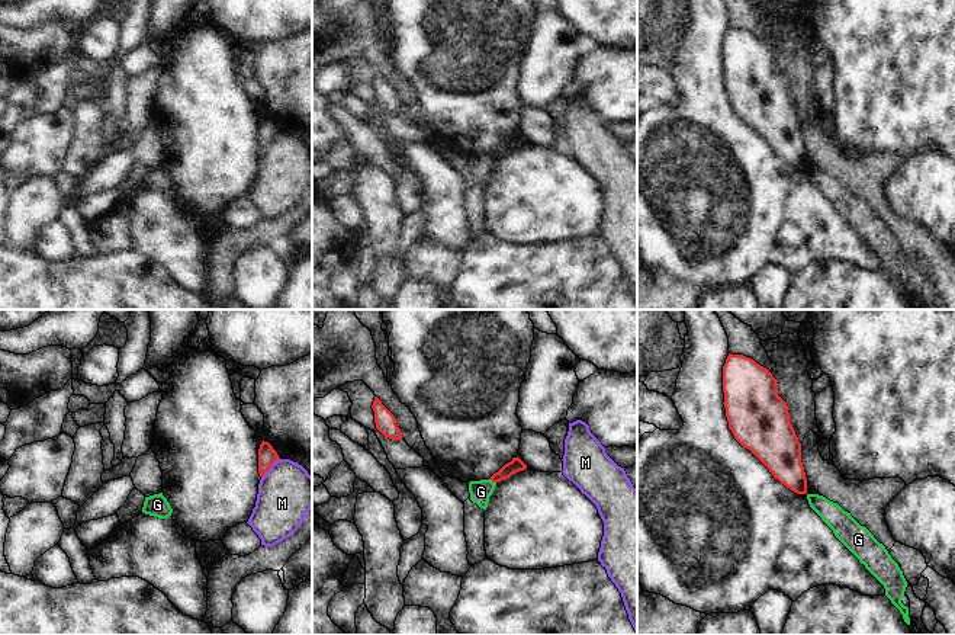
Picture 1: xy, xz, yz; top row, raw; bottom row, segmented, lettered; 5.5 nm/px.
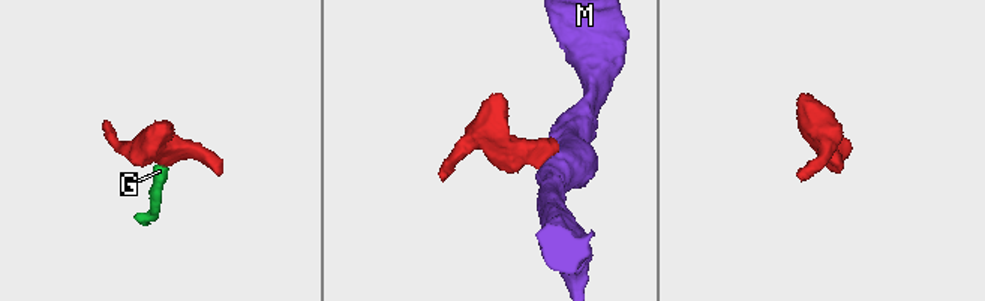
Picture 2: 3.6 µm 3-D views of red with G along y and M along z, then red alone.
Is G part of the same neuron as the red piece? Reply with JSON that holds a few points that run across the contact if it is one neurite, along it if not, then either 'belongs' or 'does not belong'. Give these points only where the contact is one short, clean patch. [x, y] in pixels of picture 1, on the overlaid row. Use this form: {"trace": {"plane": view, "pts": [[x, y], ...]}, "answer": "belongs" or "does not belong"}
{"trace": {"plane": "xz", "pts": [[489, 478], [495, 483]]}, "answer": "does not belong"}

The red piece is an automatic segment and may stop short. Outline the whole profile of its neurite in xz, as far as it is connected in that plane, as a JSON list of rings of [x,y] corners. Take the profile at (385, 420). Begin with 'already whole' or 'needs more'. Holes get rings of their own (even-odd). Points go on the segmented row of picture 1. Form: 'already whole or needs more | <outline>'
already whole | [[[374,397],[373,405],[376,429],[392,440],[401,440],[402,432],[396,424],[395,416]]]

